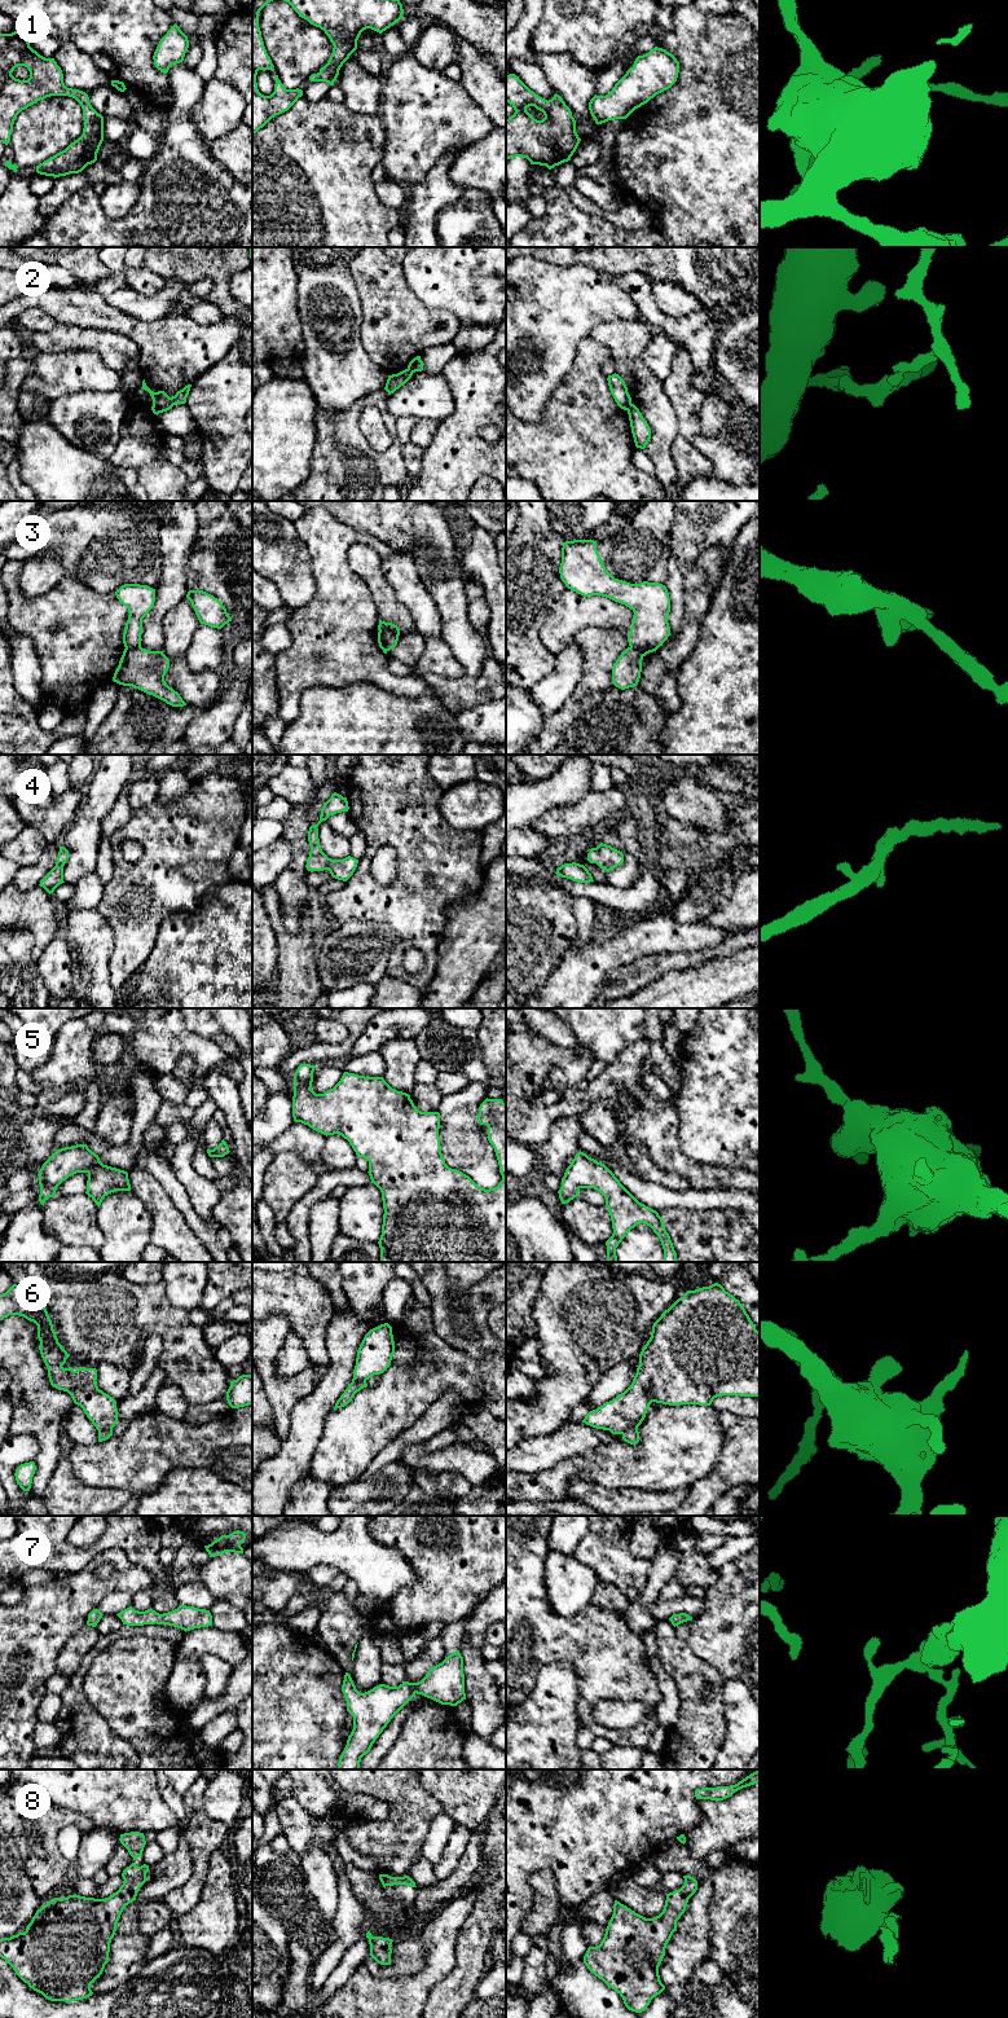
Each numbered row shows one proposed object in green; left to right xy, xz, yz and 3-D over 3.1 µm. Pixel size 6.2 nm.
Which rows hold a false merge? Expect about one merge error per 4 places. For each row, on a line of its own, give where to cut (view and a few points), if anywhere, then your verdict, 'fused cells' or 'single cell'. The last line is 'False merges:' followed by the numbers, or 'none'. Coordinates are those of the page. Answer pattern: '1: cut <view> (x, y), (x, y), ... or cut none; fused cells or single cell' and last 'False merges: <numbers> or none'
1: cut none; single cell
2: cut yz (630, 403), (626, 409); fused cells
3: cut xz (379, 631), (394, 631), (399, 634); fused cells
4: cut none; single cell
5: cut none; single cell
6: cut yz (637, 1425), (632, 1425), (621, 1433); fused cells
7: cut none; single cell
8: cut none; single cell
False merges: 2, 3, 6

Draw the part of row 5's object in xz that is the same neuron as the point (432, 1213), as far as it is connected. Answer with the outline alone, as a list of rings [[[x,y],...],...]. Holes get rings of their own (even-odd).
[[[300,1064],[294,1074],[292,1117],[323,1135],[339,1134],[349,1142],[357,1157],[369,1161],[369,1175],[382,1192],[383,1225],[378,1241],[380,1262],[506,1262],[506,1104],[485,1099],[477,1121],[488,1126],[502,1181],[494,1188],[479,1187],[468,1175],[445,1164],[440,1146],[440,1113],[421,1112],[410,1095],[392,1089],[383,1077],[344,1072],[340,1081],[323,1094],[312,1090],[314,1065]]]

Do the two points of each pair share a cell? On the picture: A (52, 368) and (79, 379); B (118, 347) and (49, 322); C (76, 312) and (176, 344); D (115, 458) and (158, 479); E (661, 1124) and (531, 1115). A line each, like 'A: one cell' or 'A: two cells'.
A: one cell
B: two cells
C: one cell
D: one cell
E: one cell

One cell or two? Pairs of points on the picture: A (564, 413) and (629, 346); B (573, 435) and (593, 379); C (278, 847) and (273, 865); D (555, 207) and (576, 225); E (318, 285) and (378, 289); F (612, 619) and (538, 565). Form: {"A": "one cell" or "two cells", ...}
{"A": "two cells", "B": "one cell", "C": "one cell", "D": "one cell", "E": "two cells", "F": "two cells"}

